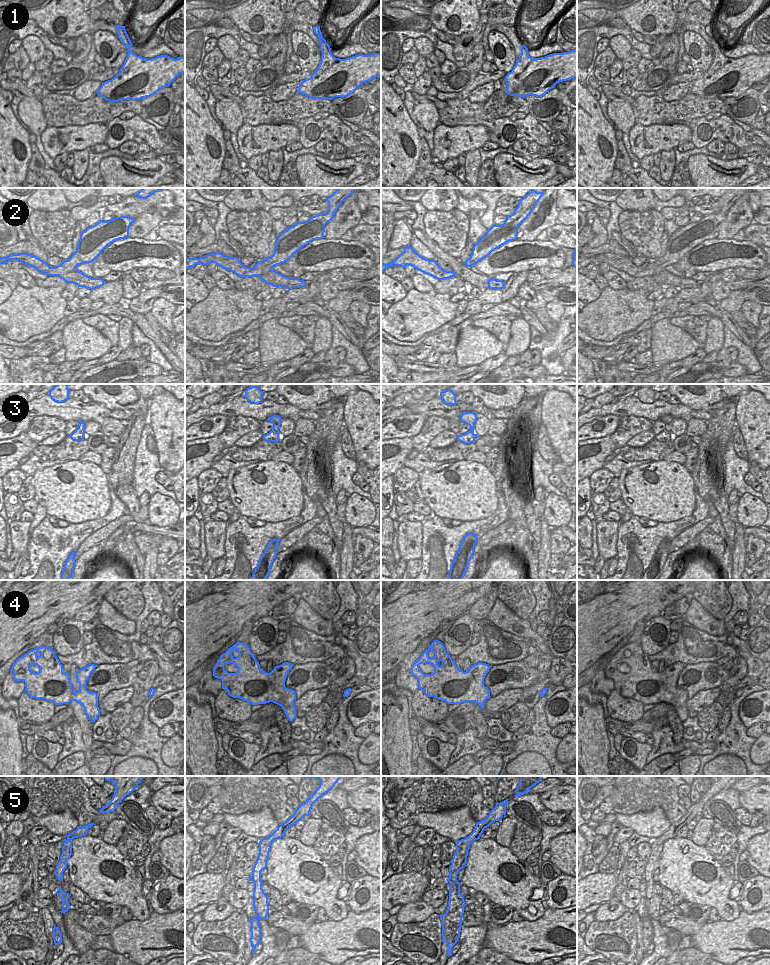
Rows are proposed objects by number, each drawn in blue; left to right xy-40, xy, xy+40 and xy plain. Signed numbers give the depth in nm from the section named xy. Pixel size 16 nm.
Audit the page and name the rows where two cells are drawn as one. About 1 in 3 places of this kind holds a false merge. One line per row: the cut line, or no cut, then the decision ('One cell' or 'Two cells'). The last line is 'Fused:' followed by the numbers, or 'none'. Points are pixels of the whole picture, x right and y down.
1: No split. One cell
2: Split along xy+40 (404, 251), (424, 266), (436, 262). Two cells
3: Split along xy (273, 428), (278, 432). Two cells
4: No split. One cell
5: No split. One cell
Fused: 2, 3.

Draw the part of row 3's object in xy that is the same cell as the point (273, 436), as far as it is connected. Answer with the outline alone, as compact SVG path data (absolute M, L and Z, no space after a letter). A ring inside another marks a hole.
M272 429L266 435L263 435L263 439L267 442L278 442L279 441L279 432L275 429Z

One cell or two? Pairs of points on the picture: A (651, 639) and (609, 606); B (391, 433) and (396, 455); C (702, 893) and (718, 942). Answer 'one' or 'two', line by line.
A: two
B: two
C: two

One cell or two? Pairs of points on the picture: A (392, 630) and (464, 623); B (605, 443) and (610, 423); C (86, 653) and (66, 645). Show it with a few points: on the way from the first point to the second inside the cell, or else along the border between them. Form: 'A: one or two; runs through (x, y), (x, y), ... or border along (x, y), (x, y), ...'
A: two; border along (466, 612), (455, 620)
B: two; border along (609, 434), (587, 440)
C: two; border along (84, 645), (75, 653), (57, 654)

